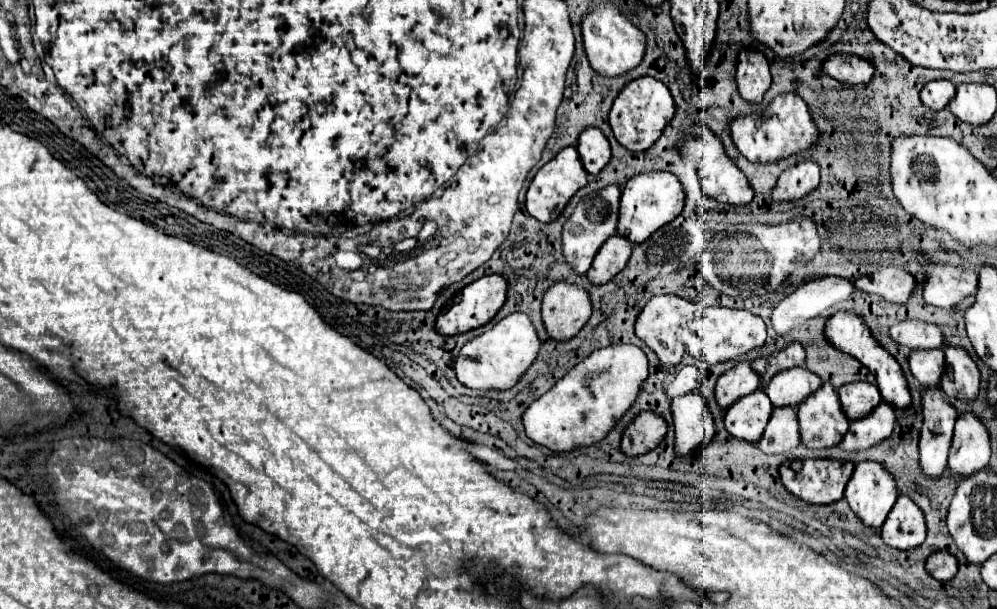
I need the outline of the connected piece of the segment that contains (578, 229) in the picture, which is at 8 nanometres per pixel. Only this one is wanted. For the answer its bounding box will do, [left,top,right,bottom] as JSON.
[562,186,620,274]

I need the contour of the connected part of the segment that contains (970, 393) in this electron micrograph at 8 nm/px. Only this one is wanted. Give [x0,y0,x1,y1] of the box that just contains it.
[942,346,980,400]

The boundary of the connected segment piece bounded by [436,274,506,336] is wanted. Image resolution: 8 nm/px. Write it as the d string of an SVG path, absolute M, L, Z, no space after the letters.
M498 274L484 276L462 290L462 300L436 318L442 336L462 334L488 324L506 300L506 280Z

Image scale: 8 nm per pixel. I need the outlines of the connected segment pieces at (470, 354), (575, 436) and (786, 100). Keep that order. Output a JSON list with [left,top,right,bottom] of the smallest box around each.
[[454,312,540,390],[524,344,648,454],[730,94,820,164]]

